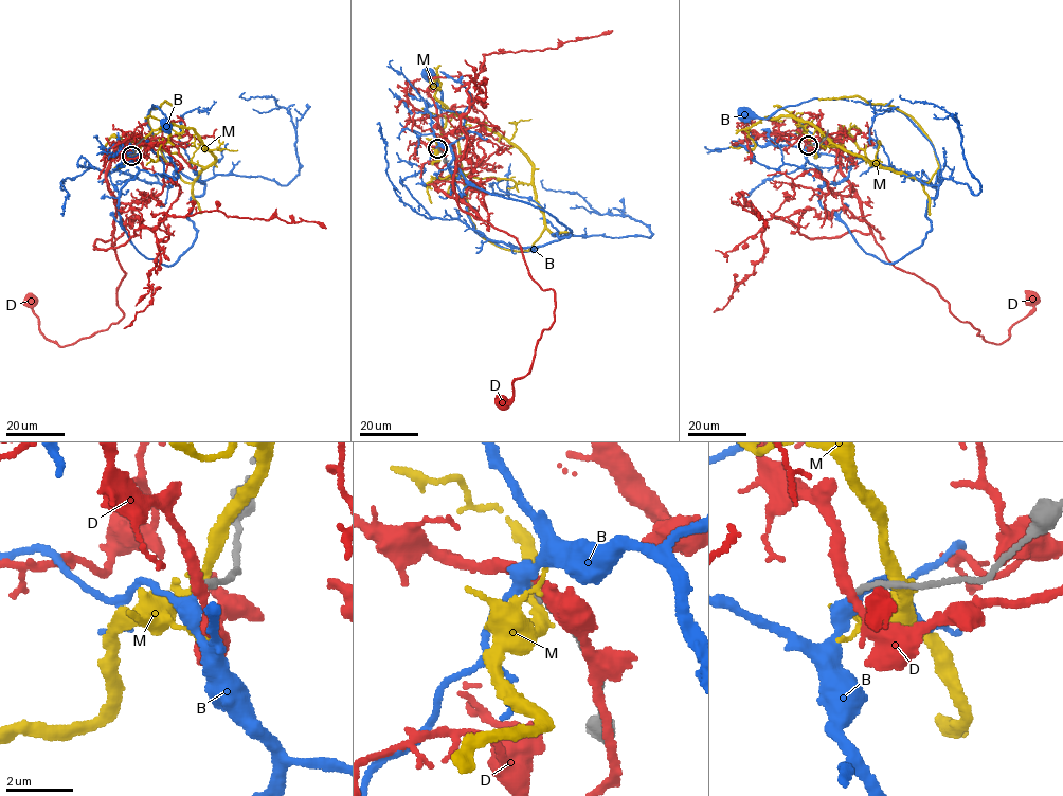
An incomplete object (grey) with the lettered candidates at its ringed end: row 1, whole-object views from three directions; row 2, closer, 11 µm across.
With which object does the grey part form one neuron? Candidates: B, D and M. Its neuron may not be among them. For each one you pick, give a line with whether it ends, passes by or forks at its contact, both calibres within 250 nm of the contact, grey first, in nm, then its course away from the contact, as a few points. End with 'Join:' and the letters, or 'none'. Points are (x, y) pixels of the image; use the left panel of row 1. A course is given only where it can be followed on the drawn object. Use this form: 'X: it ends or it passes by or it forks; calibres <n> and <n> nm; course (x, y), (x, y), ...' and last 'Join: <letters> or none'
B: it passes by; calibres 190 and 360 nm; course (131, 156), (120, 221), (174, 265), (204, 184), (164, 158), (152, 105), (165, 124)
Join: B

